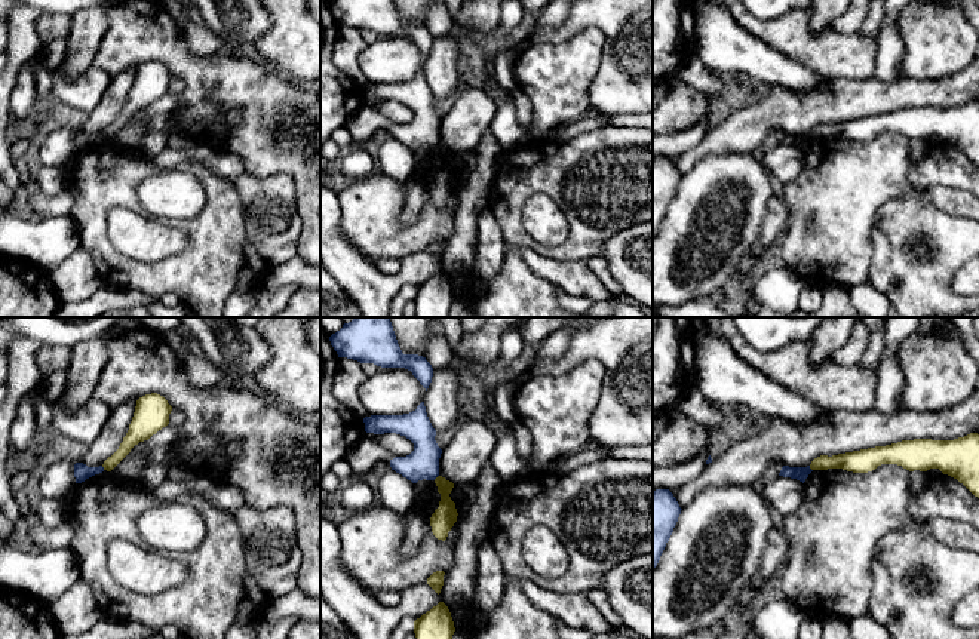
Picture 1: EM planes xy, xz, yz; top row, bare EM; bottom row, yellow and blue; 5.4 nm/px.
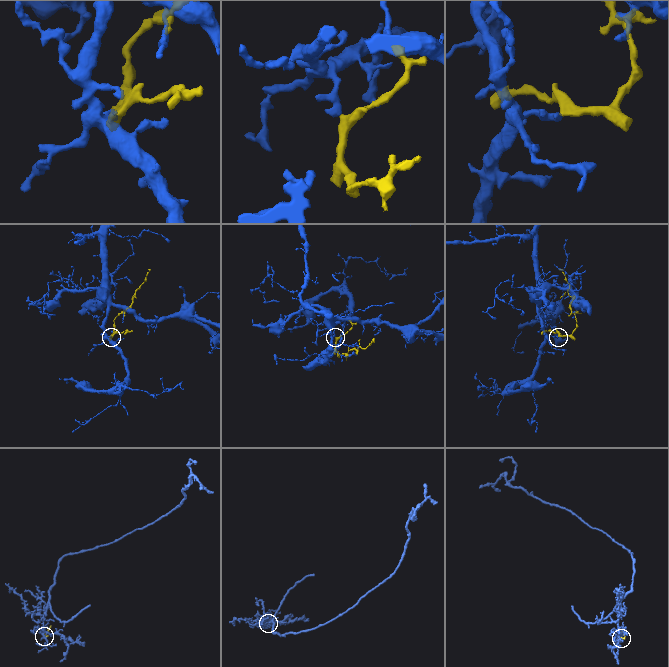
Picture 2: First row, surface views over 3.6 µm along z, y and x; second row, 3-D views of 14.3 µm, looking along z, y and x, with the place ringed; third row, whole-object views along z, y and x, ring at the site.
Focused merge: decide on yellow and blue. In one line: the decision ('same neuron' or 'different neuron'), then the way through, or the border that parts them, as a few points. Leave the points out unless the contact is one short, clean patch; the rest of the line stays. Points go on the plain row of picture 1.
different neuron; border along xz (438, 143), (433, 147)

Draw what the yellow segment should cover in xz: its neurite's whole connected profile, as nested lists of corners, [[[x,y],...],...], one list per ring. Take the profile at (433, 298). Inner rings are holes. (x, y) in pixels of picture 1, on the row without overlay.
[[[439,270],[414,289],[415,317],[449,317],[454,299],[448,274]]]

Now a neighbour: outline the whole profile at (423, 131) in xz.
[[[424,70],[415,79],[403,83],[371,83],[363,86],[365,99],[374,102],[396,101],[414,111],[414,119],[406,125],[395,125],[390,135],[412,151],[418,148],[435,148],[439,144],[439,126],[442,117],[438,114]]]

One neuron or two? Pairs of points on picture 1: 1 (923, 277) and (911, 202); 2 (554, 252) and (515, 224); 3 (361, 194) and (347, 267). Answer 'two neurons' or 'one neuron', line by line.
1: one neuron
2: one neuron
3: two neurons

